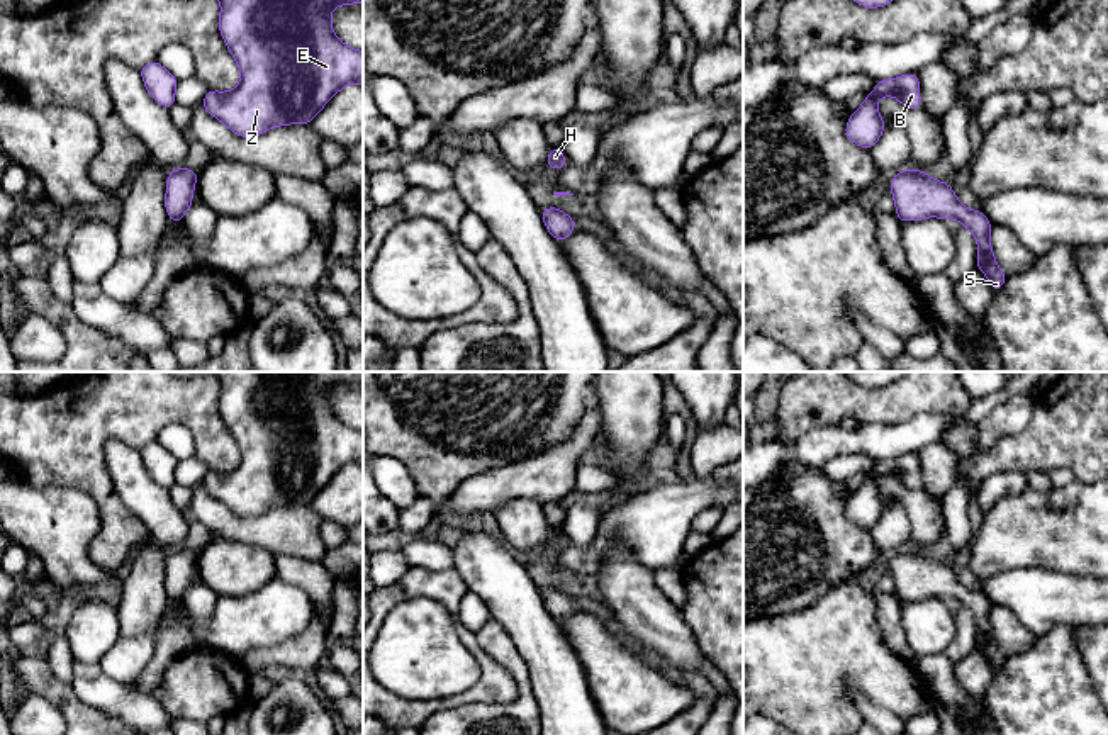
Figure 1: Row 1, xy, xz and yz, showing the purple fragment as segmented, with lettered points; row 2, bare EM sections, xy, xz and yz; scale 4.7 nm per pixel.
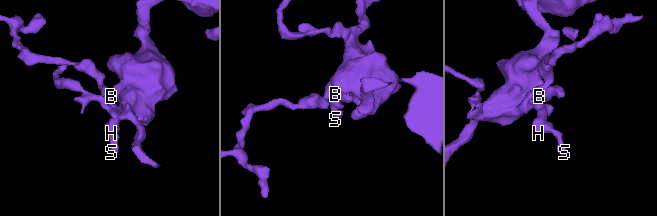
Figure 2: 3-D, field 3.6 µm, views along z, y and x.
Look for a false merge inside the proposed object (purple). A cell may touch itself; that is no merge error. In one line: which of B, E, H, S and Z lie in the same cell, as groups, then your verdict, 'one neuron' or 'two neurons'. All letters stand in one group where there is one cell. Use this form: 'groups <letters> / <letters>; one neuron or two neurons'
groups B E H S Z; one neuron

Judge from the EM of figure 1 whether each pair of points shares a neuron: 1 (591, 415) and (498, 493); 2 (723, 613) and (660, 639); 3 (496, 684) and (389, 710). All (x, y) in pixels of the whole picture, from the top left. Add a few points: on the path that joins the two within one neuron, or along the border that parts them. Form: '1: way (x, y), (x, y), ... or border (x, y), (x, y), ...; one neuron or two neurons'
1: way (577, 442), (542, 477), (525, 479); one neuron
2: border (681, 610), (705, 656); two neurons
3: way (469, 696), (416, 710); one neuron

